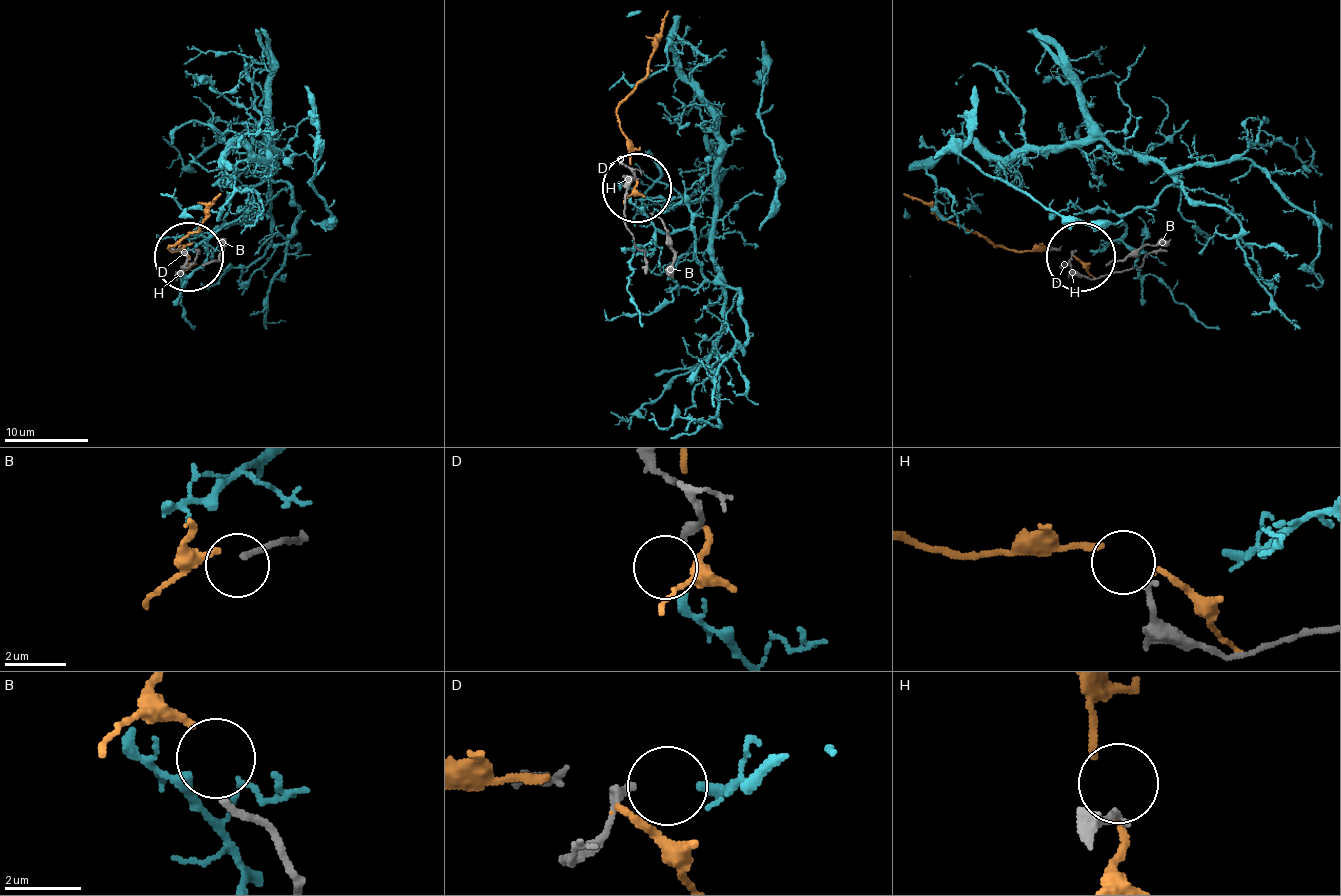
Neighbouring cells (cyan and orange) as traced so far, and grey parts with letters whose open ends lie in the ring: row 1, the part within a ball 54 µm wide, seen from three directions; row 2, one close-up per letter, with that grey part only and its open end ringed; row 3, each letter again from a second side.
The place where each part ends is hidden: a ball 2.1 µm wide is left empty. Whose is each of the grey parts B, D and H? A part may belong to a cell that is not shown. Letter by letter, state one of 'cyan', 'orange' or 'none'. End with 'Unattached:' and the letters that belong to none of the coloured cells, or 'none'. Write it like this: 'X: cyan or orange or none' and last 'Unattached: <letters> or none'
B: orange
D: cyan
H: none
Unattached: H

